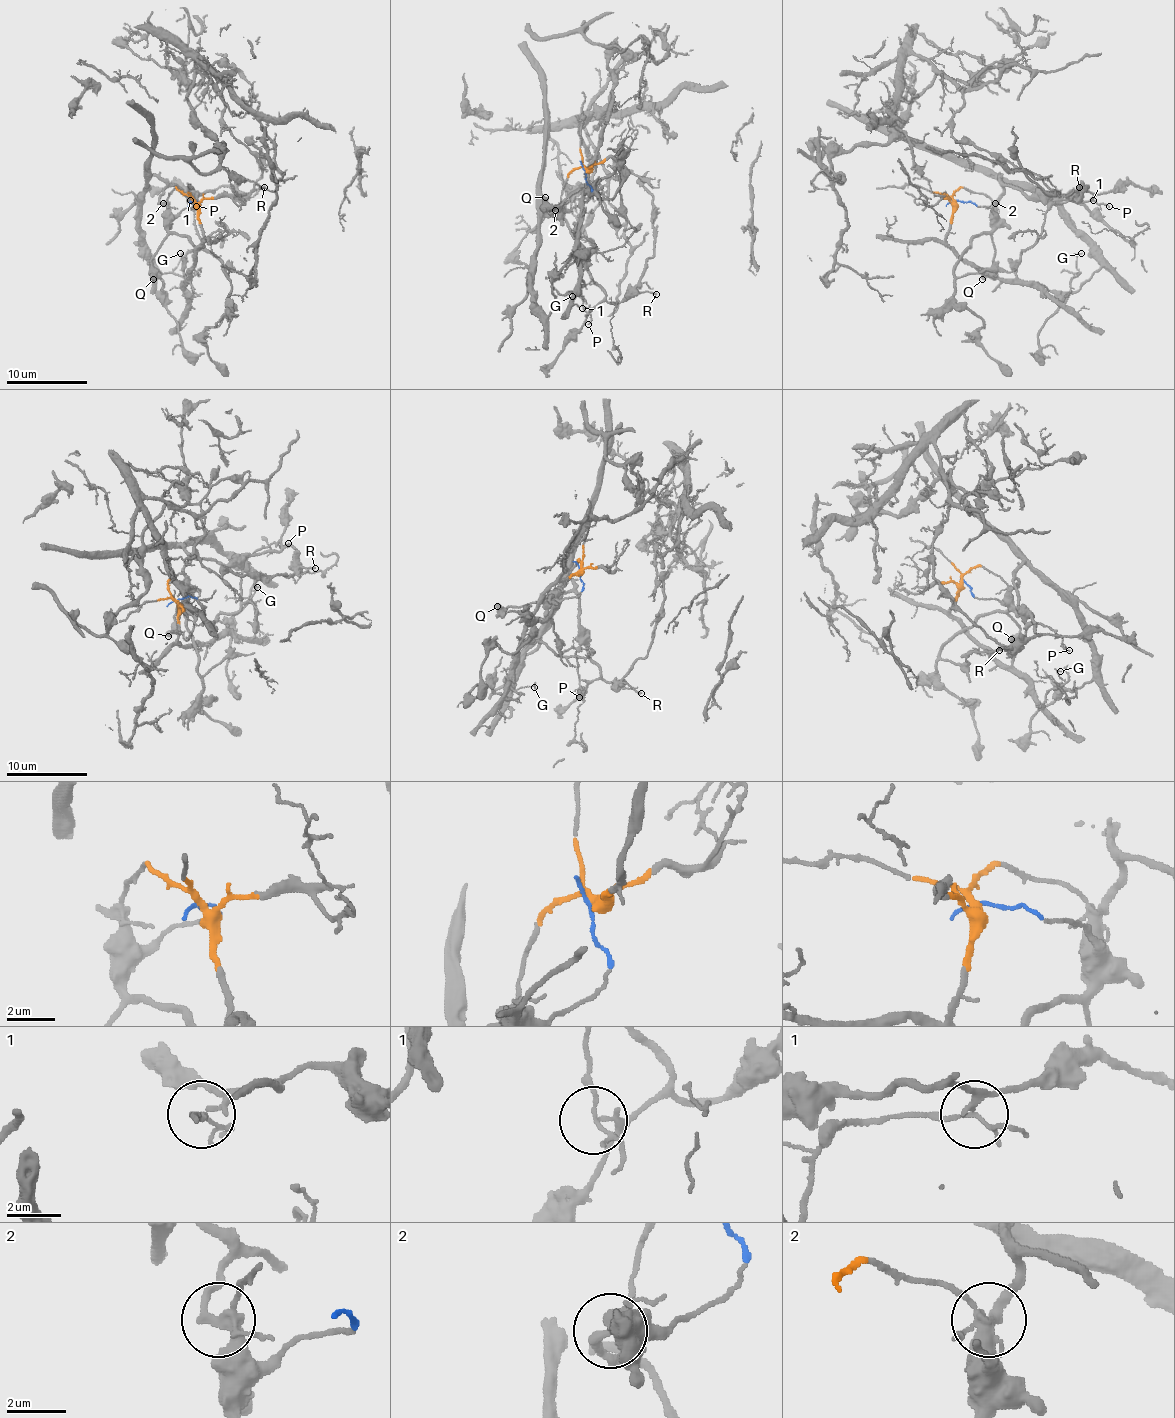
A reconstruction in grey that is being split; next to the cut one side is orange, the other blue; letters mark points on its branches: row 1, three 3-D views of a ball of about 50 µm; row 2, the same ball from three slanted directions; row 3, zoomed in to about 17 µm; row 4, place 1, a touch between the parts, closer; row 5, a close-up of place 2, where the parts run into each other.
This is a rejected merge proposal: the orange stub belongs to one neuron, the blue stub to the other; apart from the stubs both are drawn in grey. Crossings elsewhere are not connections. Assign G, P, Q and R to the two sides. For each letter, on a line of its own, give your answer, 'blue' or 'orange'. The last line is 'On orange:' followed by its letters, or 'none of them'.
G: orange
P: orange
Q: blue
R: blue
On orange: G, P

